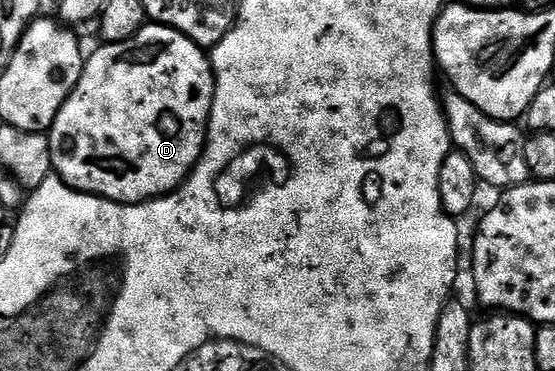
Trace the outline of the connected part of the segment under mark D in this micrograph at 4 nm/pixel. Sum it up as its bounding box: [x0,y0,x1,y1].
[48,24,216,204]

